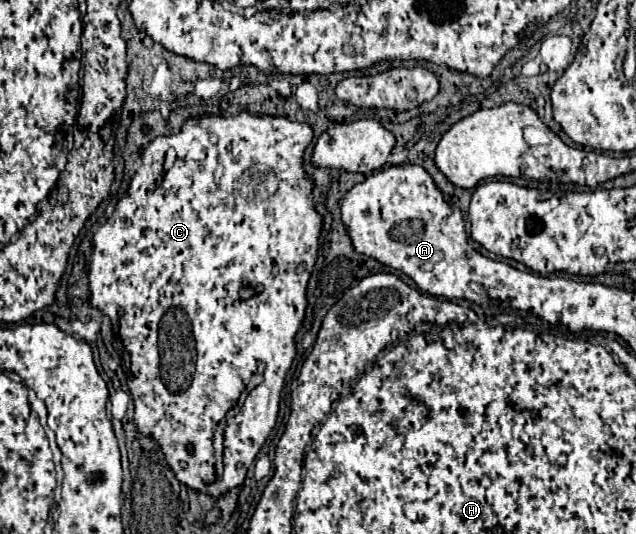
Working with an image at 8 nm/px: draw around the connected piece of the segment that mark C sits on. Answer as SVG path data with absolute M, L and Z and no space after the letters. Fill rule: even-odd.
M243 110L235 116L205 114L199 118L189 118L183 124L179 134L159 136L153 142L139 148L139 158L137 158L135 172L133 172L133 178L129 182L125 198L121 198L117 202L113 216L93 236L93 254L91 254L91 262L89 262L89 270L87 270L89 304L99 310L103 306L103 314L109 316L111 322L115 322L115 318L119 318L117 336L119 336L119 342L125 346L125 350L129 352L131 357L130 373L132 378L127 381L127 387L131 396L133 396L133 402L135 402L135 426L141 434L151 436L159 444L167 464L171 466L171 470L175 472L175 478L181 484L187 484L187 488L191 488L191 490L209 494L213 500L219 500L223 494L227 494L229 490L239 488L243 484L249 466L253 464L259 448L265 444L269 432L275 426L283 380L285 380L285 374L291 368L293 358L297 354L295 336L301 330L303 320L305 320L307 284L309 284L309 278L311 278L311 268L315 266L315 260L317 260L317 254L319 254L319 236L321 236L321 228L323 228L323 216L311 204L311 192L313 192L311 186L315 188L315 182L307 178L305 168L303 168L303 156L305 156L305 150L311 144L311 140L313 140L313 128L309 124L293 122L285 116L251 114L251 112ZM169 148L175 148L177 159L173 168L167 170L165 176L163 176L163 168L151 168L151 166L161 166L161 162L165 160L165 152ZM243 284L249 284L253 288L253 296L249 296L249 298L241 296ZM177 306L181 306L181 310L185 314L183 318L179 318L175 314ZM253 374L263 374L265 380L263 380L261 386L257 386L249 394L241 412L231 418L229 438L223 438L223 472L217 474L215 448L213 448L215 428L225 420L227 412L237 404L239 394L247 388Z

